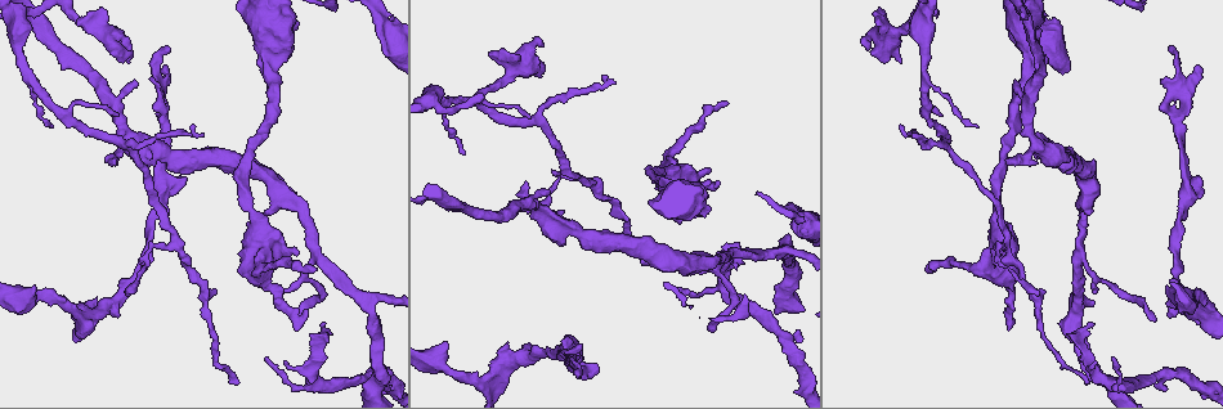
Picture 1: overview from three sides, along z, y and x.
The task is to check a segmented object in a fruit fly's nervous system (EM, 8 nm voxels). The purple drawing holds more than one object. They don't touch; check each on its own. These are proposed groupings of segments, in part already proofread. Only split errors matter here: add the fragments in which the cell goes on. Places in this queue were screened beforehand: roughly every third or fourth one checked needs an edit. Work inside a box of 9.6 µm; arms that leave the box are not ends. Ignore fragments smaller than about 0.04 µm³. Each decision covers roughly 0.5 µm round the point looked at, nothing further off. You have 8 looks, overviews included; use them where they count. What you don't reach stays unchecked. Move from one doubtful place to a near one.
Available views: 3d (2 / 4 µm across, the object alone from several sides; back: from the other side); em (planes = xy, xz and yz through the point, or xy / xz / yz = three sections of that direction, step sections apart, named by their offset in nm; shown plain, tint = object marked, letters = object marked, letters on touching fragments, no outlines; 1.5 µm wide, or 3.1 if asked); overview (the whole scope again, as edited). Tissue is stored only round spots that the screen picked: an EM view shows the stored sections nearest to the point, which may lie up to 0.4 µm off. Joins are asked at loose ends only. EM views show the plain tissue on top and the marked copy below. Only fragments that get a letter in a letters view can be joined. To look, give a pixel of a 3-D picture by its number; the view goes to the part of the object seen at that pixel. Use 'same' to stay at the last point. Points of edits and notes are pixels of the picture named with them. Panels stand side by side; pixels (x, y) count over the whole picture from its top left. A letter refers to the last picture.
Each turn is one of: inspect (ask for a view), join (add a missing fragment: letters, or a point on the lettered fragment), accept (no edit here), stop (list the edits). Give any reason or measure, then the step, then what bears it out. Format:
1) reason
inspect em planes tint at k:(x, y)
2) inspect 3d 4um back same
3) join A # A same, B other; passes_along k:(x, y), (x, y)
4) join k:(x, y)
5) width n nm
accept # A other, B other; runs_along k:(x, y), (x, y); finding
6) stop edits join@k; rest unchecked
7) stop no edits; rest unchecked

tapers out
inspect em planes letters at 1:(1161, 84)

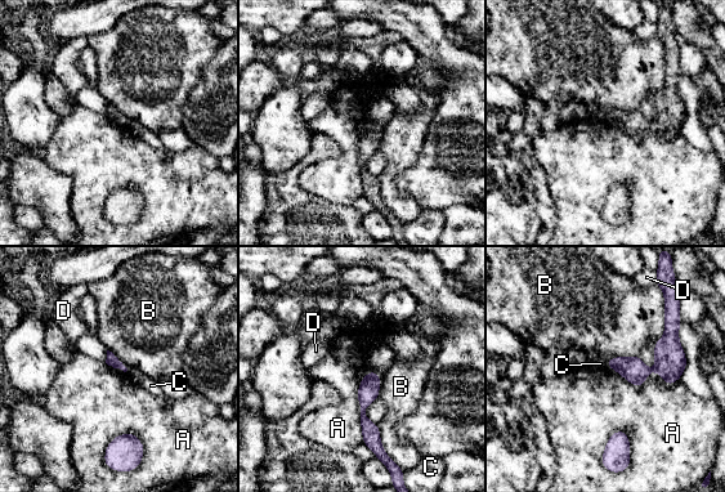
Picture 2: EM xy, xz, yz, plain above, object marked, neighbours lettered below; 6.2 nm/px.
accept # A other, B other, C other, D other; runs_along 2:(371, 375), (363, 419), (376, 446); no lettered fragment goes on from it

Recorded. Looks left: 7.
tapers out
inspect 3d 2um at 1:(180, 177)

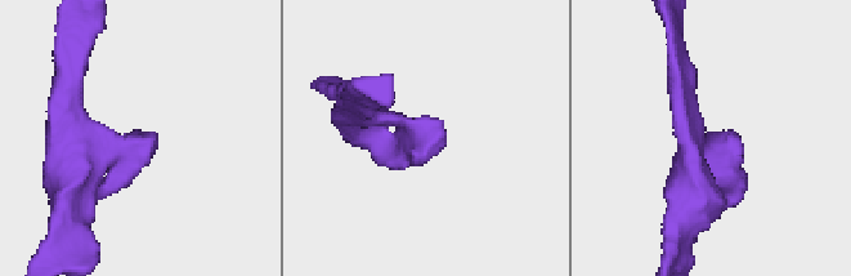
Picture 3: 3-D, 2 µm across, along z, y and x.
now the EM
inspect em yz step 4 letters at 3:(427, 115)

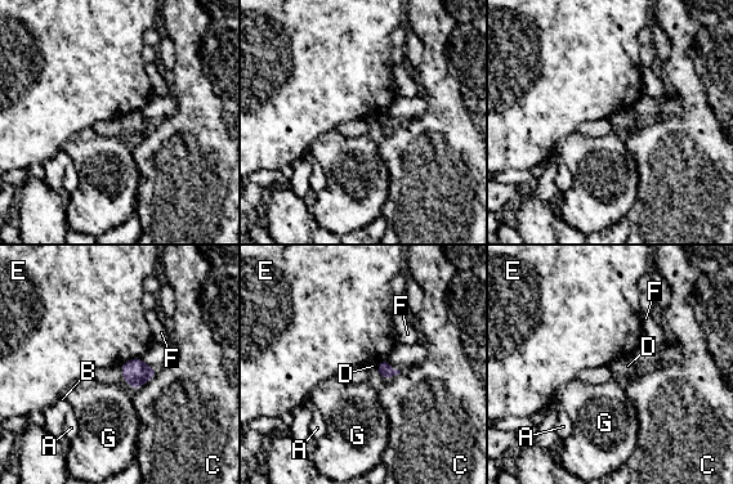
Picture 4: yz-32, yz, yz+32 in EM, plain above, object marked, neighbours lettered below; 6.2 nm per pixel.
longest_contact C 220 nm
accept # A other, B other, C other, D other, E other, F other, G other; no lettered fragment goes on from it

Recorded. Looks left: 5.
inspect 3d 4um at 1:(869, 47)

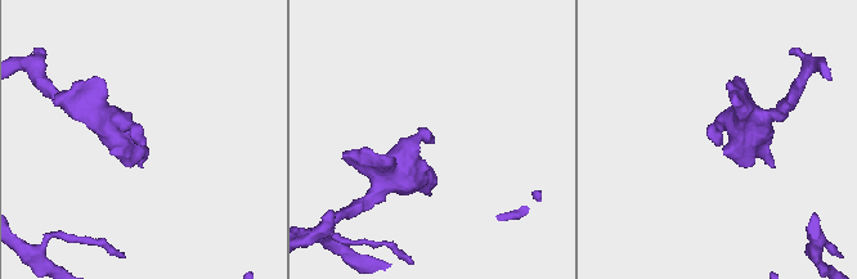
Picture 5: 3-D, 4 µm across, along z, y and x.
inspect em yz step 4 letters at 5:(144, 143)

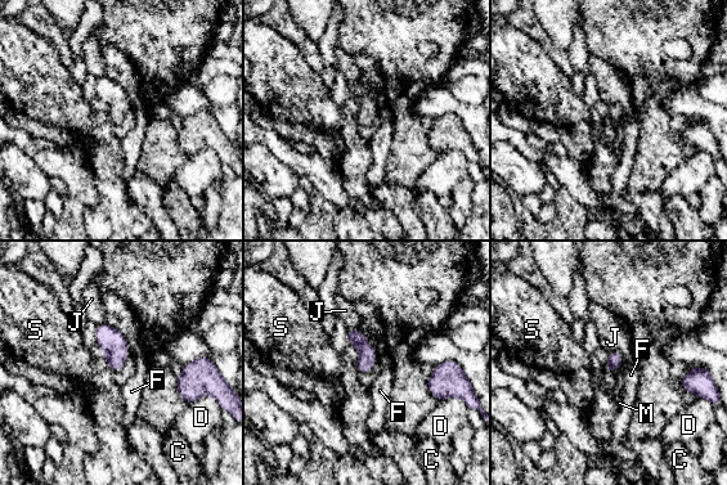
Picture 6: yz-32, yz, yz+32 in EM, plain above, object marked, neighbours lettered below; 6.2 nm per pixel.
accept # C other, D other, F other, J other, M other, S other; border 6:(620, 367), (611, 371); none of them fits

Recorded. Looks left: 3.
stop no edits; rest unchecked

